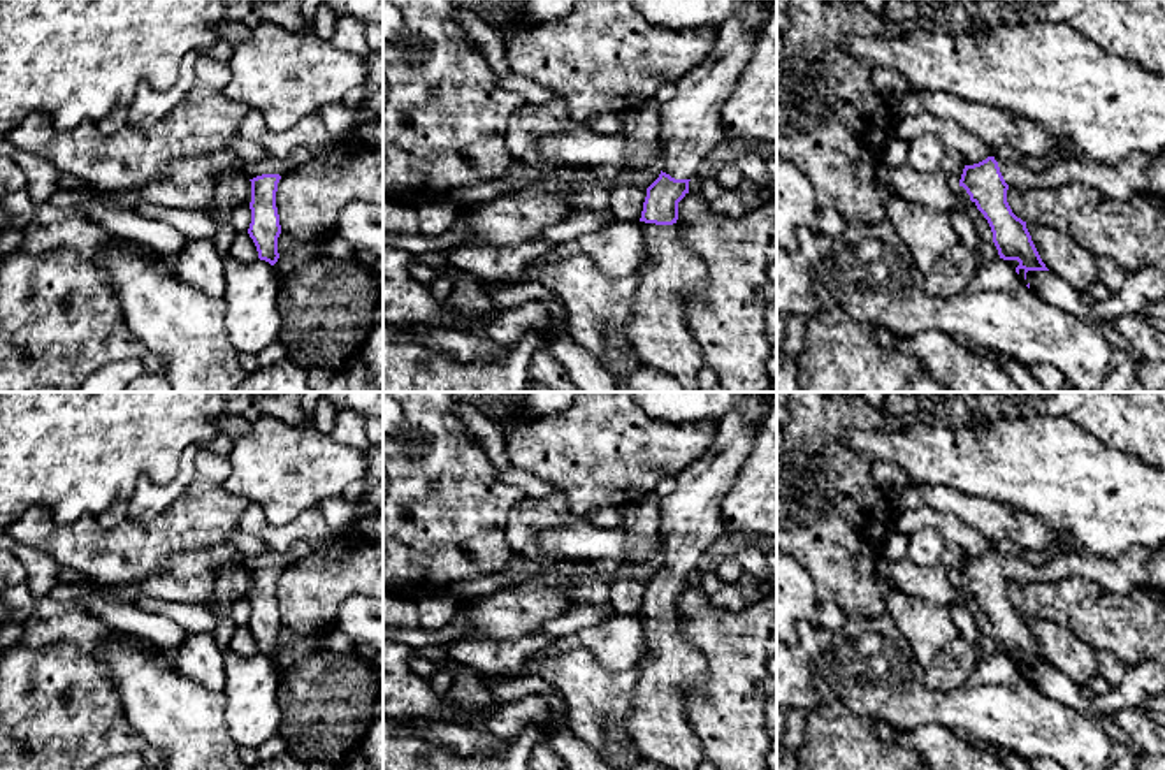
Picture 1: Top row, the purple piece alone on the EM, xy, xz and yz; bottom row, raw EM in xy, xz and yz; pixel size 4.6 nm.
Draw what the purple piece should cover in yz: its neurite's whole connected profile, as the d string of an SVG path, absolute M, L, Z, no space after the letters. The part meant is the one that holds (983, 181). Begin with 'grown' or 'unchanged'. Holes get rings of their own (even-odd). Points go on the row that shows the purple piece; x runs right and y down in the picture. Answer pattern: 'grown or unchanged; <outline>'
grown; M1075 155L1060 160L1042 172L1033 172L1017 162L996 162L995 156L965 165L959 186L966 190L970 200L988 220L993 243L1000 258L1017 260L1016 272L1049 271L1042 262L1026 222L1017 218L1009 202L1007 190L1014 188L1056 188L1067 183L1082 183L1114 200L1130 200L1140 193L1151 193L1147 167L1153 163L1149 155L1135 155L1118 163L1096 162Z

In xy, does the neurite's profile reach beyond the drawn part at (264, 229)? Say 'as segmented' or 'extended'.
extended

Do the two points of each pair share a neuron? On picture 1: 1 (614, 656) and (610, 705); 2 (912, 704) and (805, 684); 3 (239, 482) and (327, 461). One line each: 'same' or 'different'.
1: different
2: same
3: same

